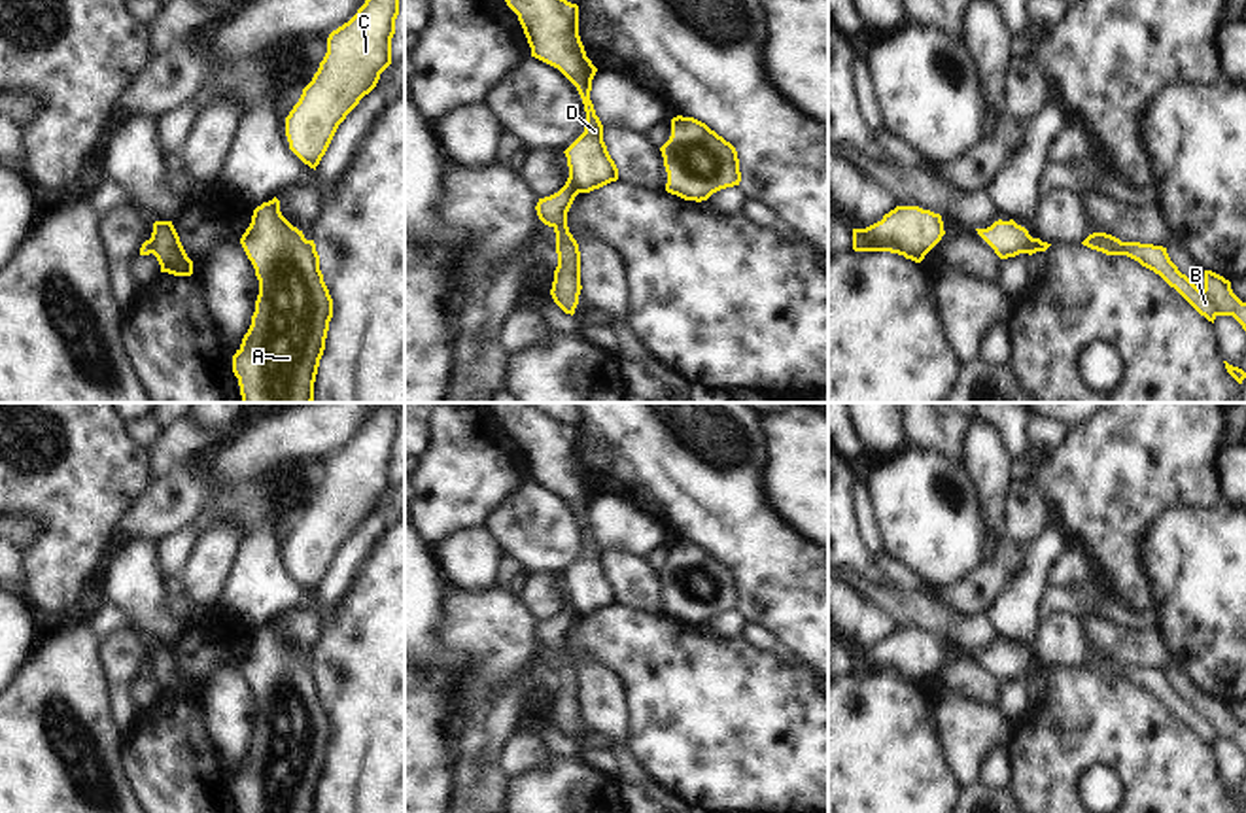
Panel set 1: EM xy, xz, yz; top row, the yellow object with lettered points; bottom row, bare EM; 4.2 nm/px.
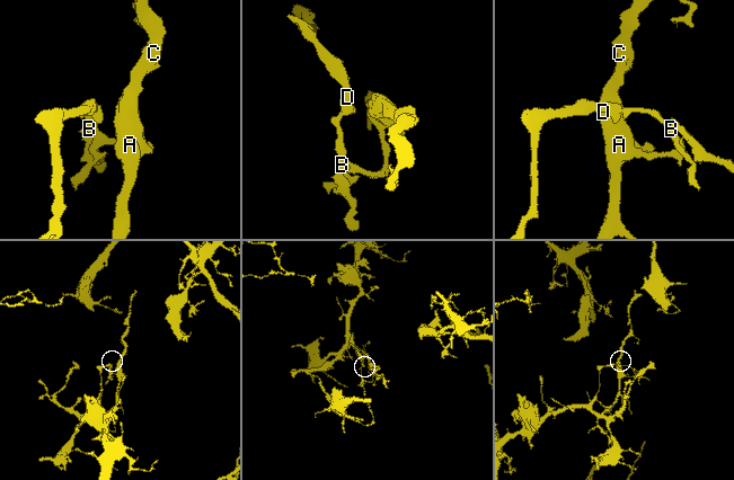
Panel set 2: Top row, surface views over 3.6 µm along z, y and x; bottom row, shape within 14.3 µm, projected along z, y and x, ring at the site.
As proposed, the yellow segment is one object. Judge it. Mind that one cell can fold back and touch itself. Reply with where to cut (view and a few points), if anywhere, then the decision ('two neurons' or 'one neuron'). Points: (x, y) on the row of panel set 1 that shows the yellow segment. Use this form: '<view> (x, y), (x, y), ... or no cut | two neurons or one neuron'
xz (570, 176), (577, 193) | two neurons

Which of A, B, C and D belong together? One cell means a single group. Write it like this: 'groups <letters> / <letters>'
groups A B C / D

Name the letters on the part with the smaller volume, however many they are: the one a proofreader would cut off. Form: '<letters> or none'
A, B, C

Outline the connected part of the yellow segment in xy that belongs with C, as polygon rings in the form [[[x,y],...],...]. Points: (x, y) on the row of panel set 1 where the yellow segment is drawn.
[[[365,0],[348,23],[329,34],[327,53],[318,72],[286,117],[289,149],[310,168],[316,170],[338,125],[376,87],[380,74],[391,64],[397,15],[399,0]]]

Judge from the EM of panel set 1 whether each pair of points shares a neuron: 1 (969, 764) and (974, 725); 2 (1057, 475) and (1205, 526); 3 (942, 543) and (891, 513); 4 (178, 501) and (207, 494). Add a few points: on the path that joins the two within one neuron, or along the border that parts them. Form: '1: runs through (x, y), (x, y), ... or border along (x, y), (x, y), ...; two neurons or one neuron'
1: runs through (969, 755), (969, 734); one neuron
2: border along (1209, 505), (1169, 507), (1146, 526), (1139, 549); two neurons
3: runs through (929, 530), (912, 513), (904, 513); one neuron
4: runs through (186, 496), (199, 494); one neuron

